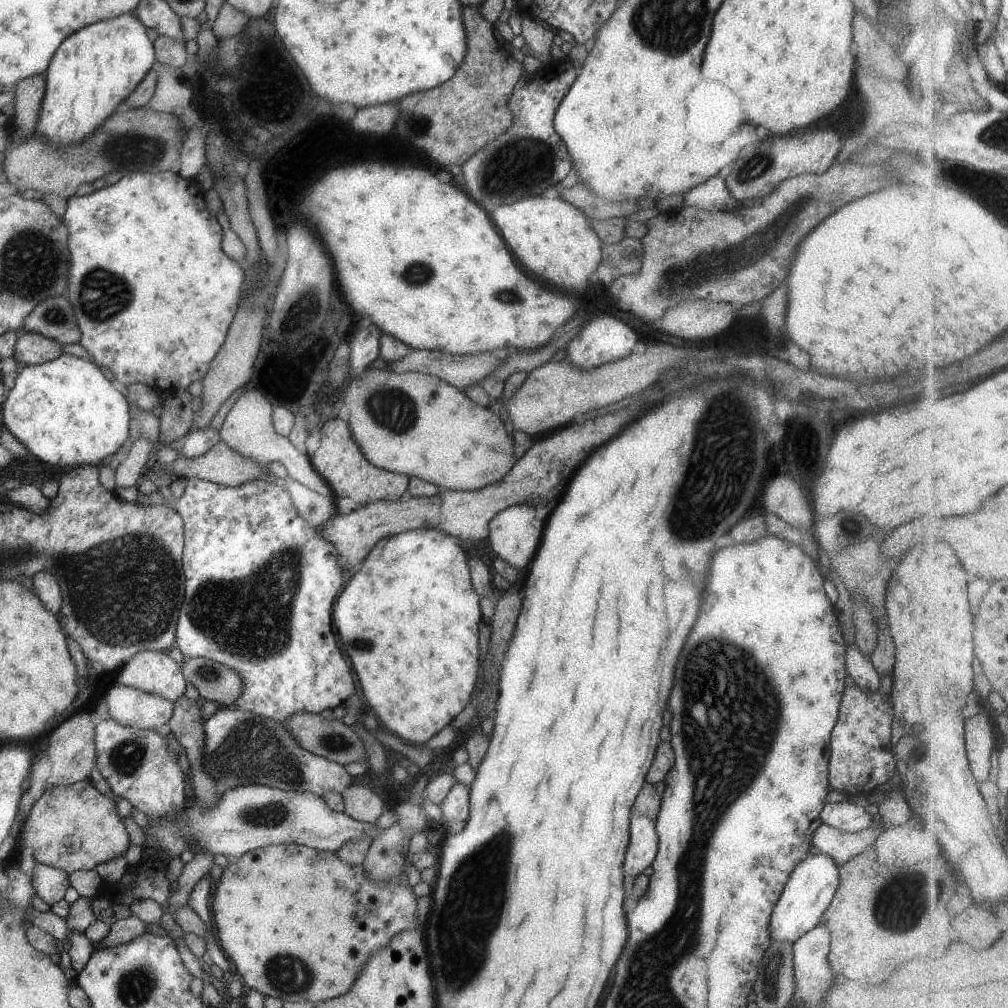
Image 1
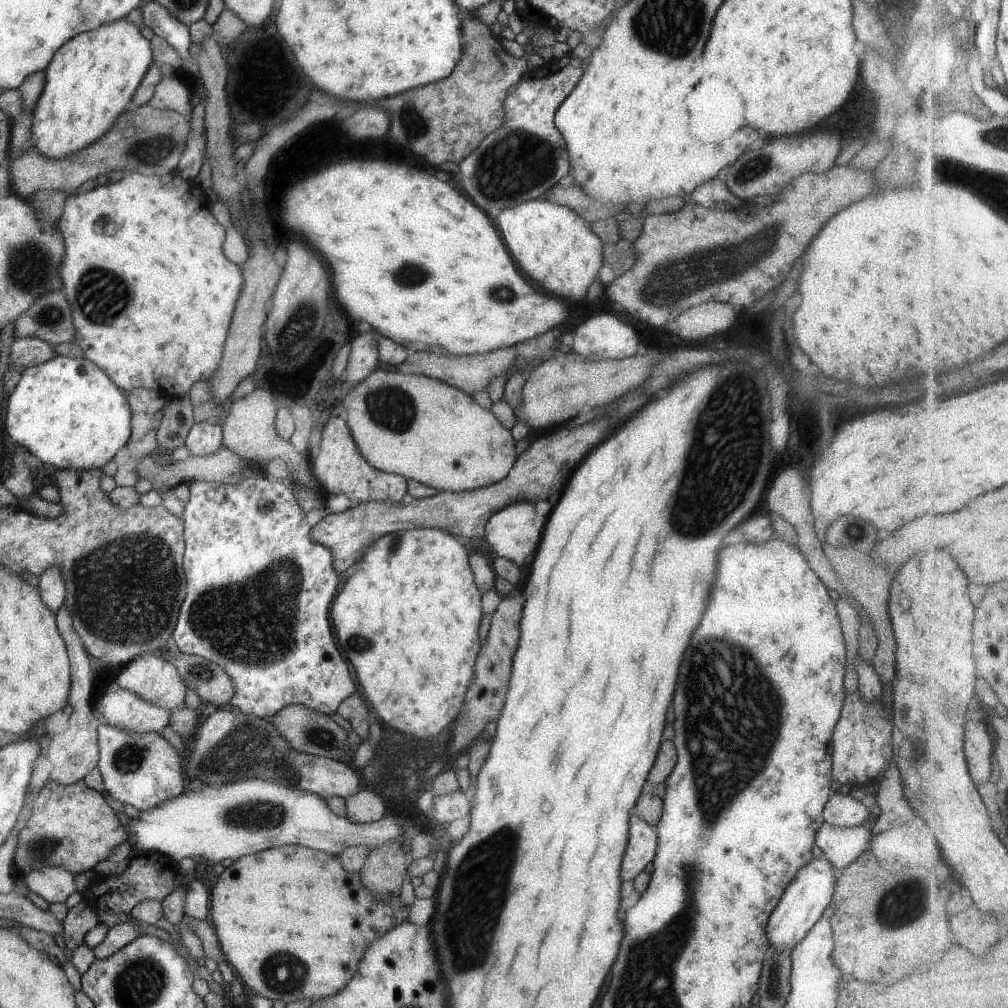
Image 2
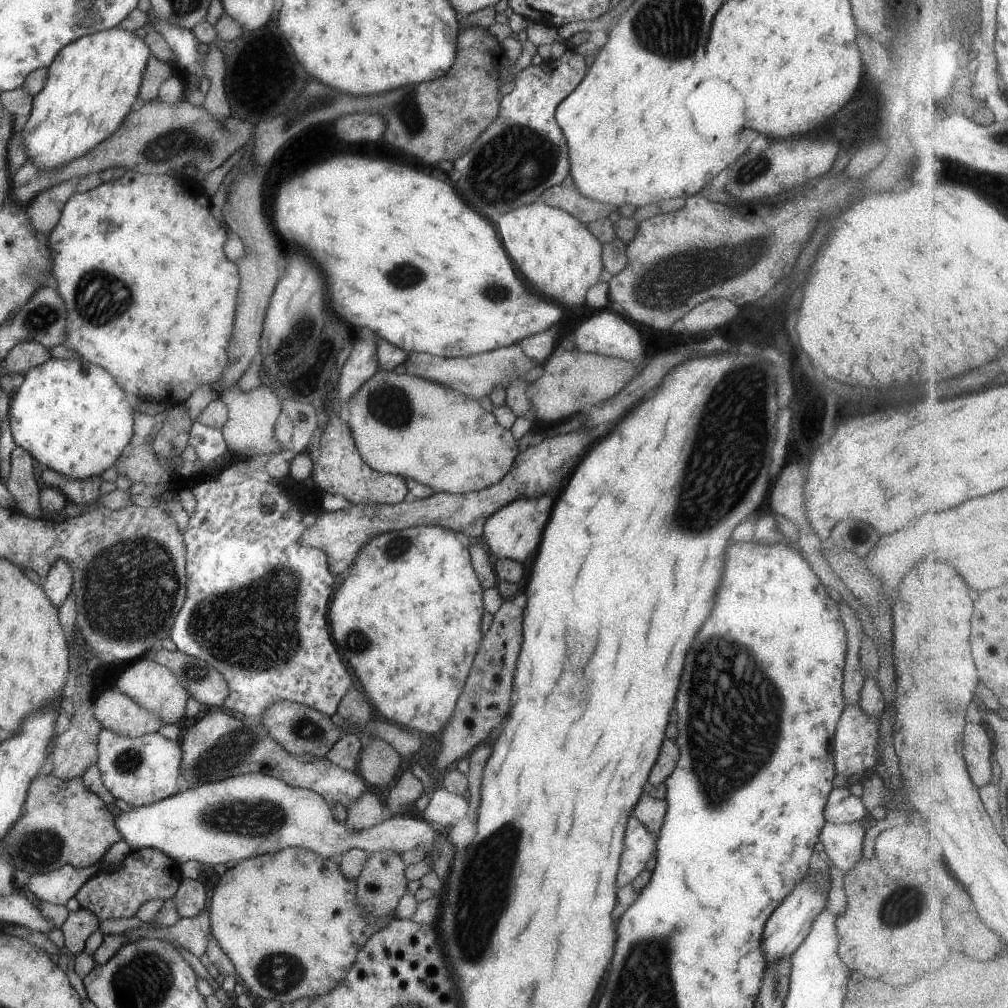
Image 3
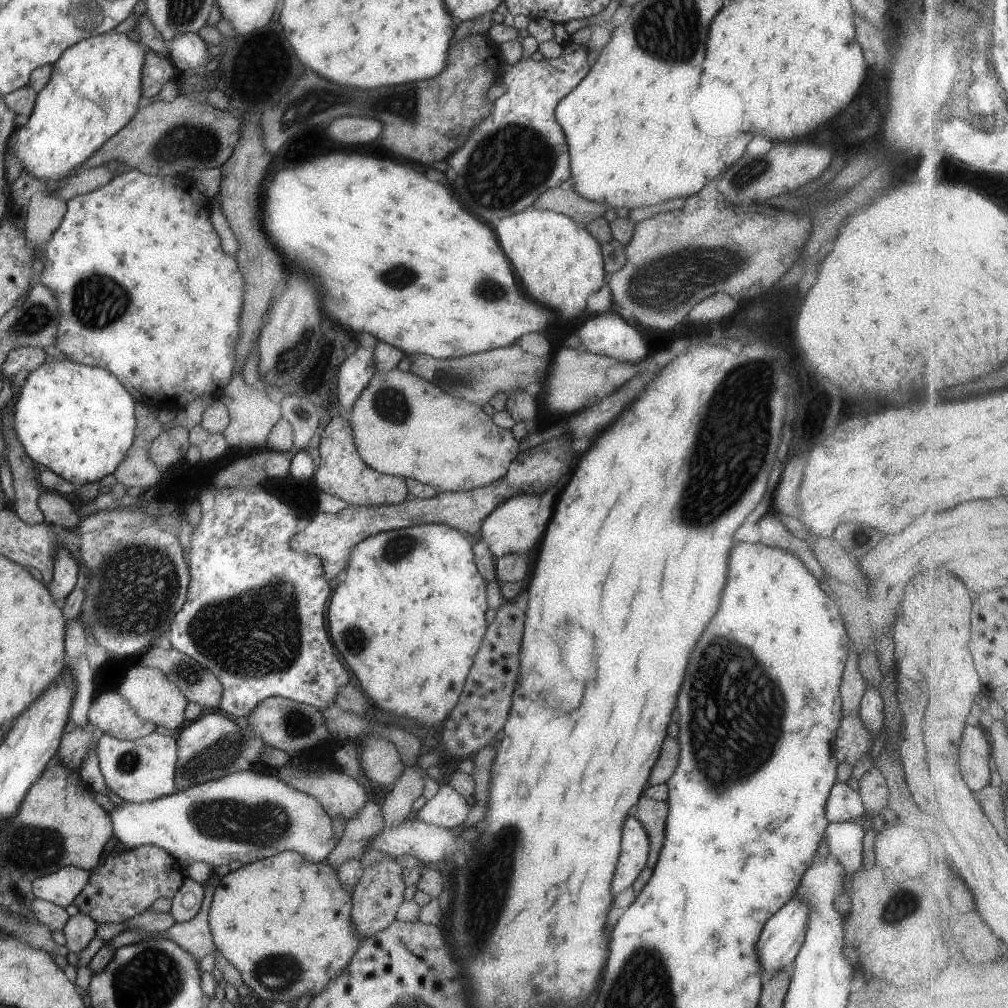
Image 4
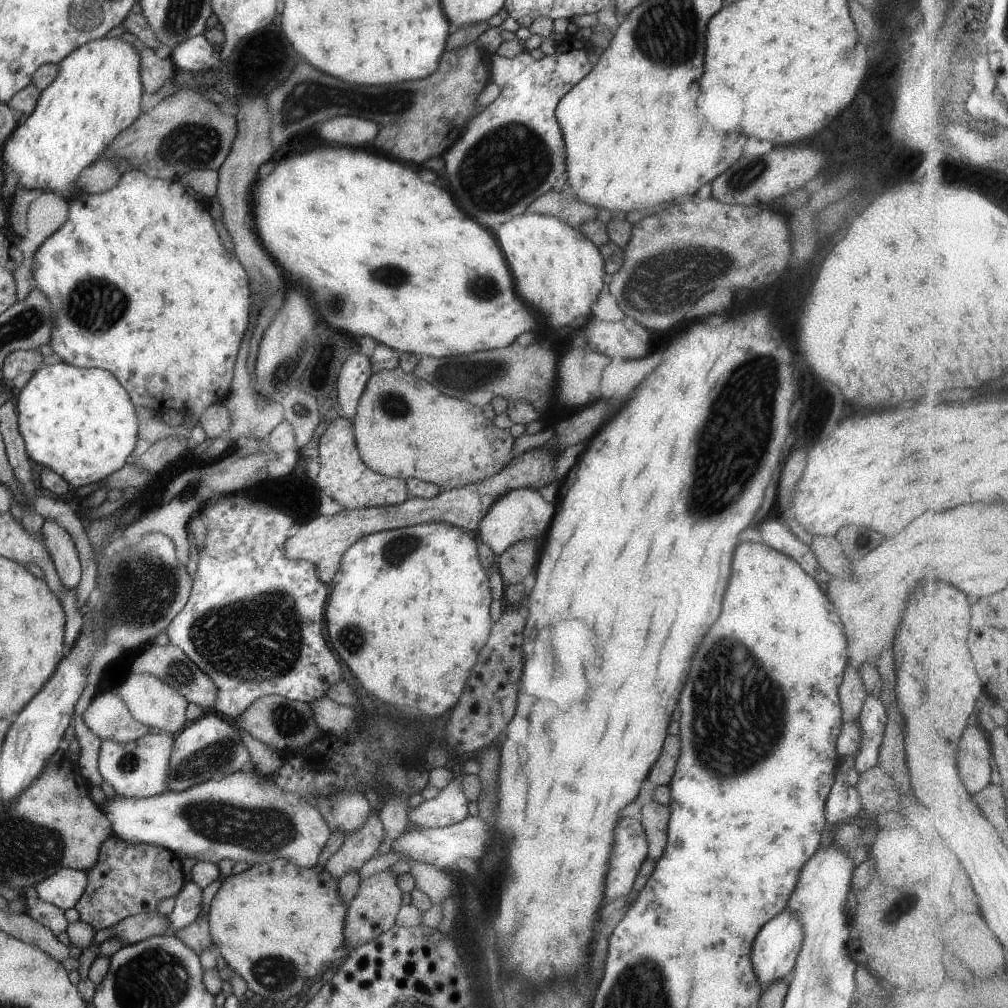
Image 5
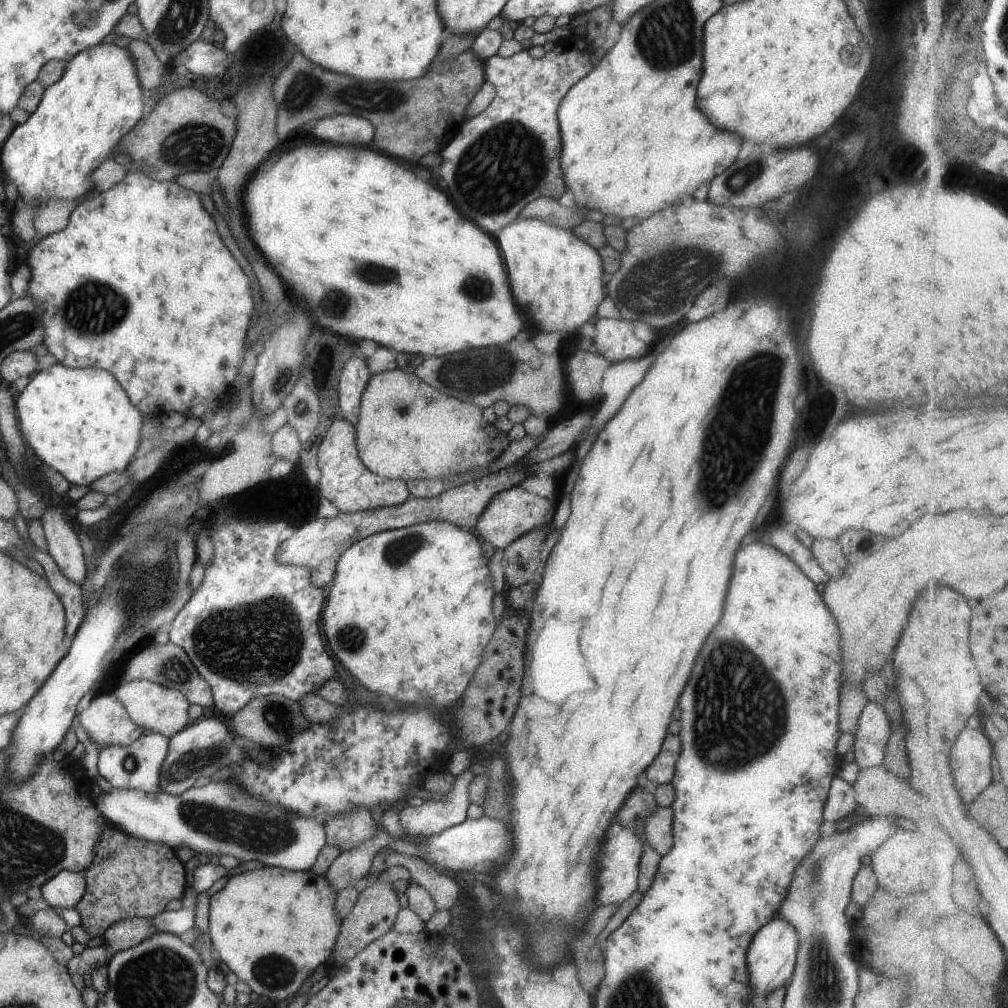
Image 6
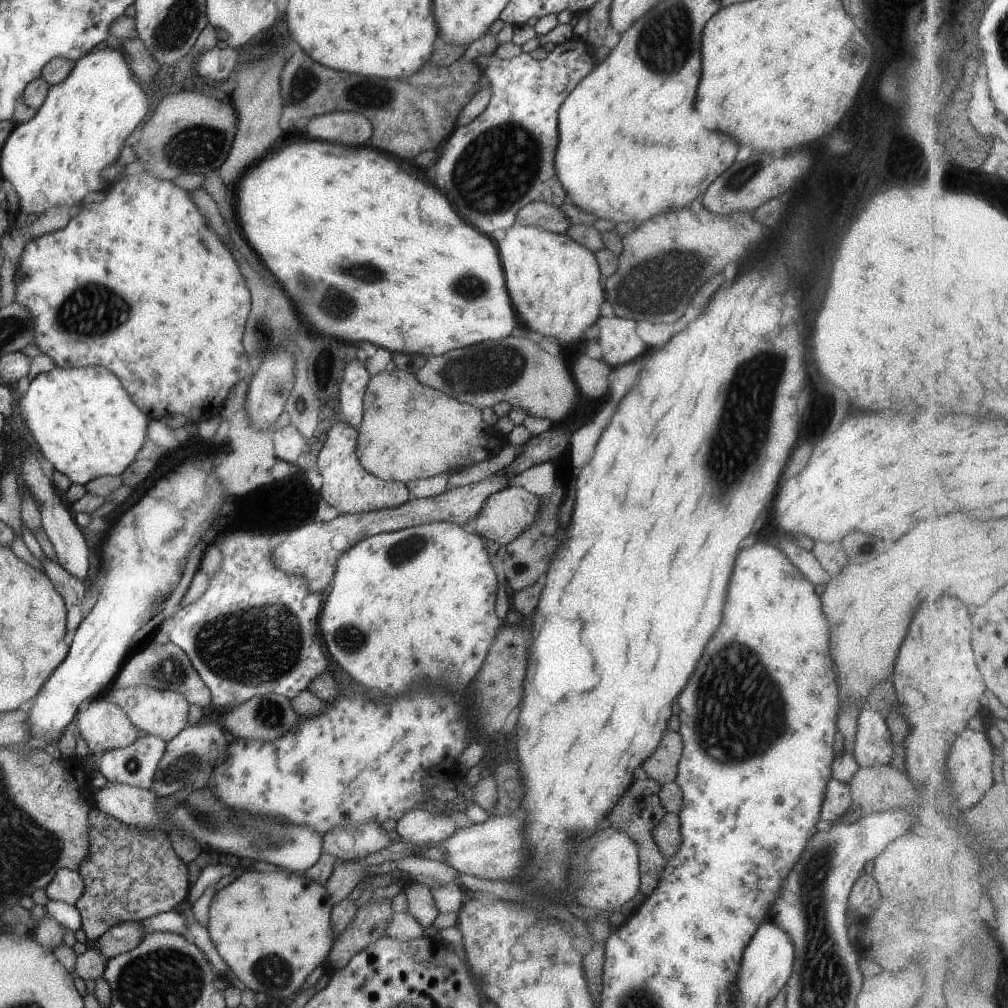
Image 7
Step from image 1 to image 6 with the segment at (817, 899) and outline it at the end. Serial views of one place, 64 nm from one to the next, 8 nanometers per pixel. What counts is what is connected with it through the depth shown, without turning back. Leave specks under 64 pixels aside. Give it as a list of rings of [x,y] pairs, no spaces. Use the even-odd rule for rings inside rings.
[[[773,916],[753,936],[747,948],[747,968],[749,968],[748,989],[752,997],[765,998],[773,989],[787,983],[792,975],[796,950],[798,947],[797,933],[792,925]]]

